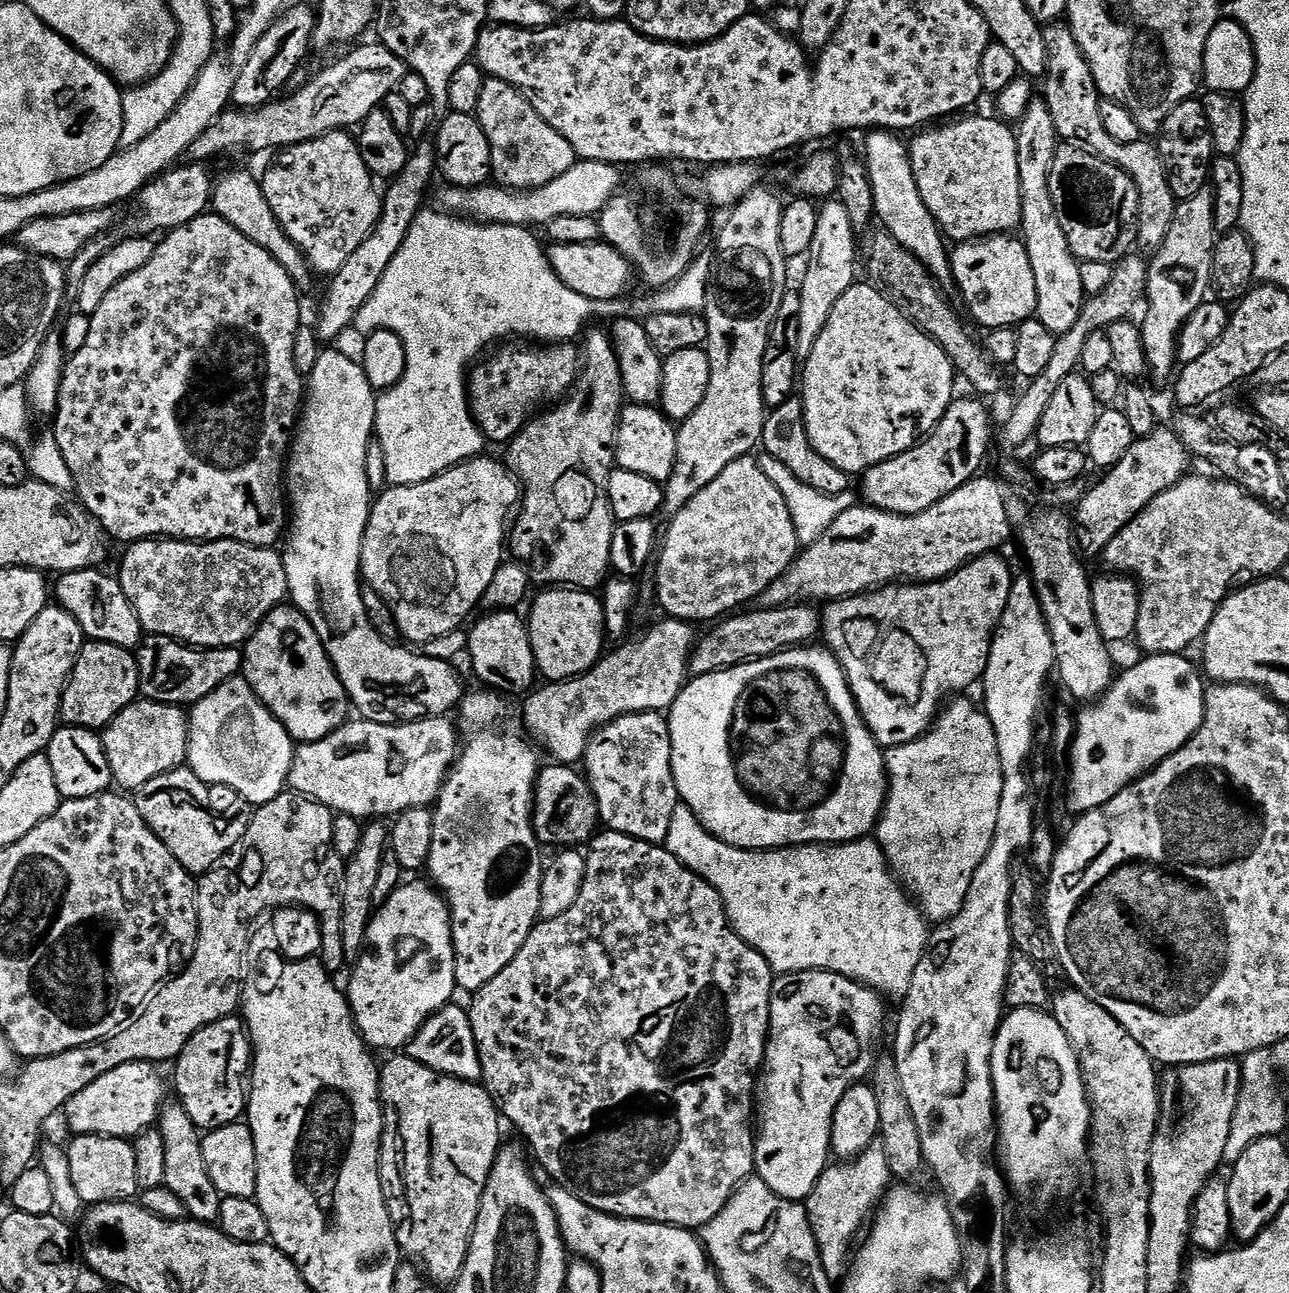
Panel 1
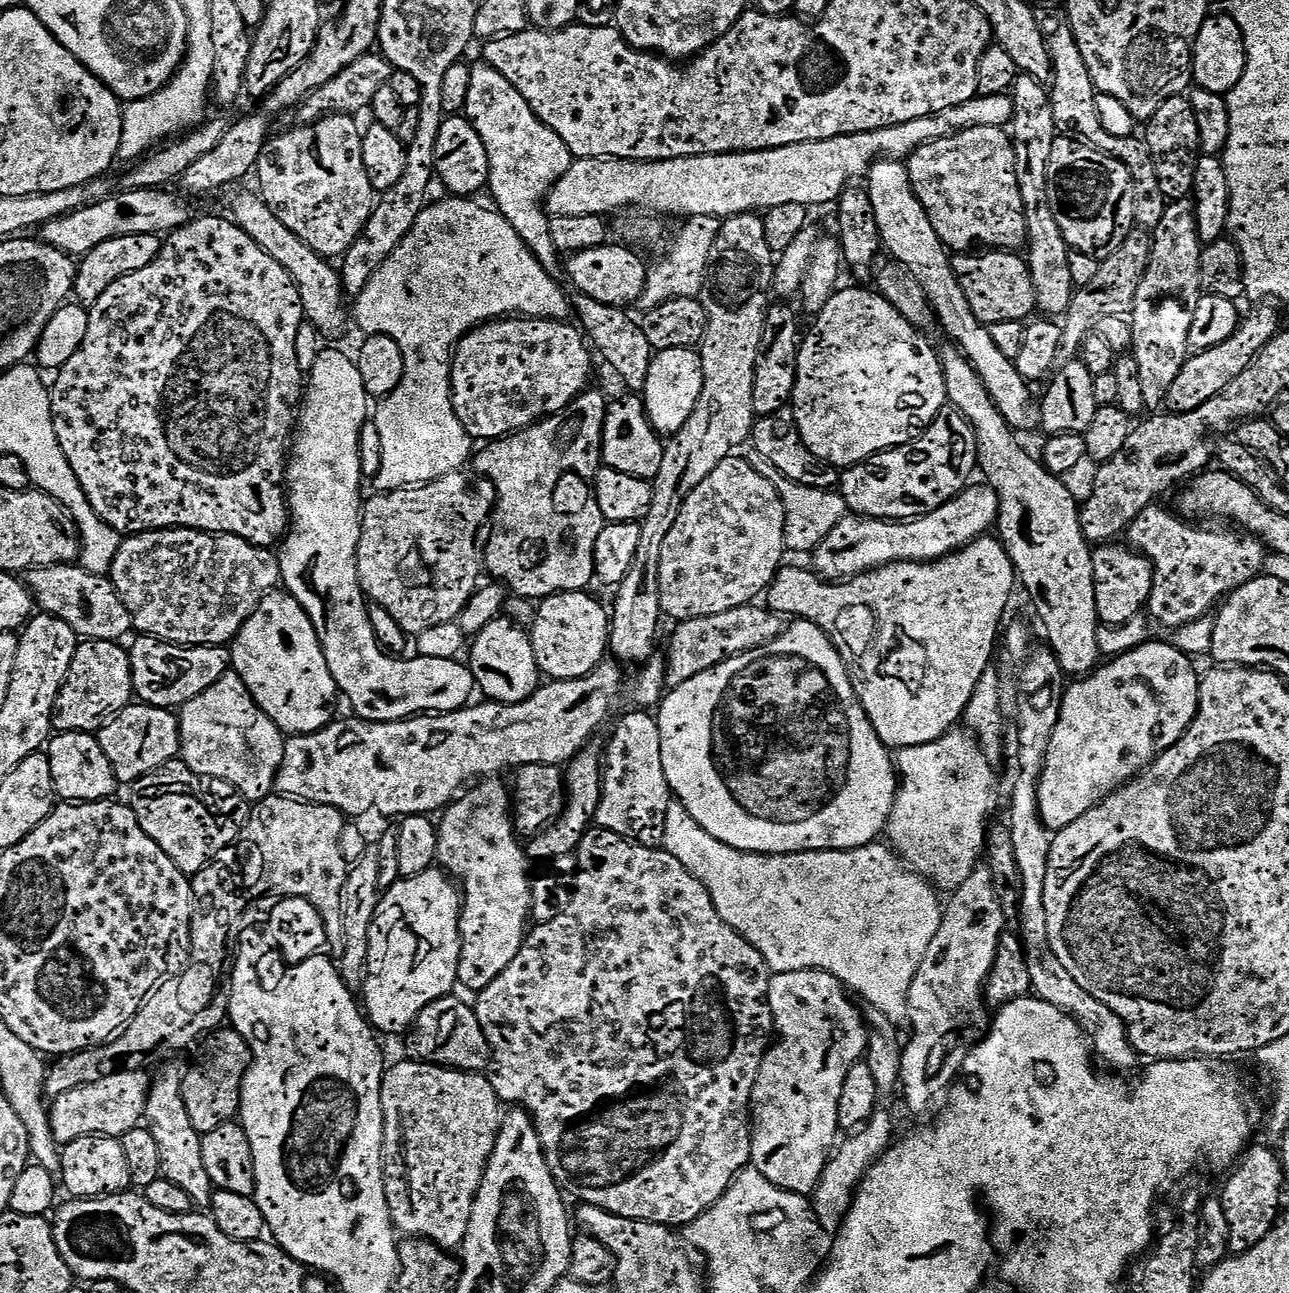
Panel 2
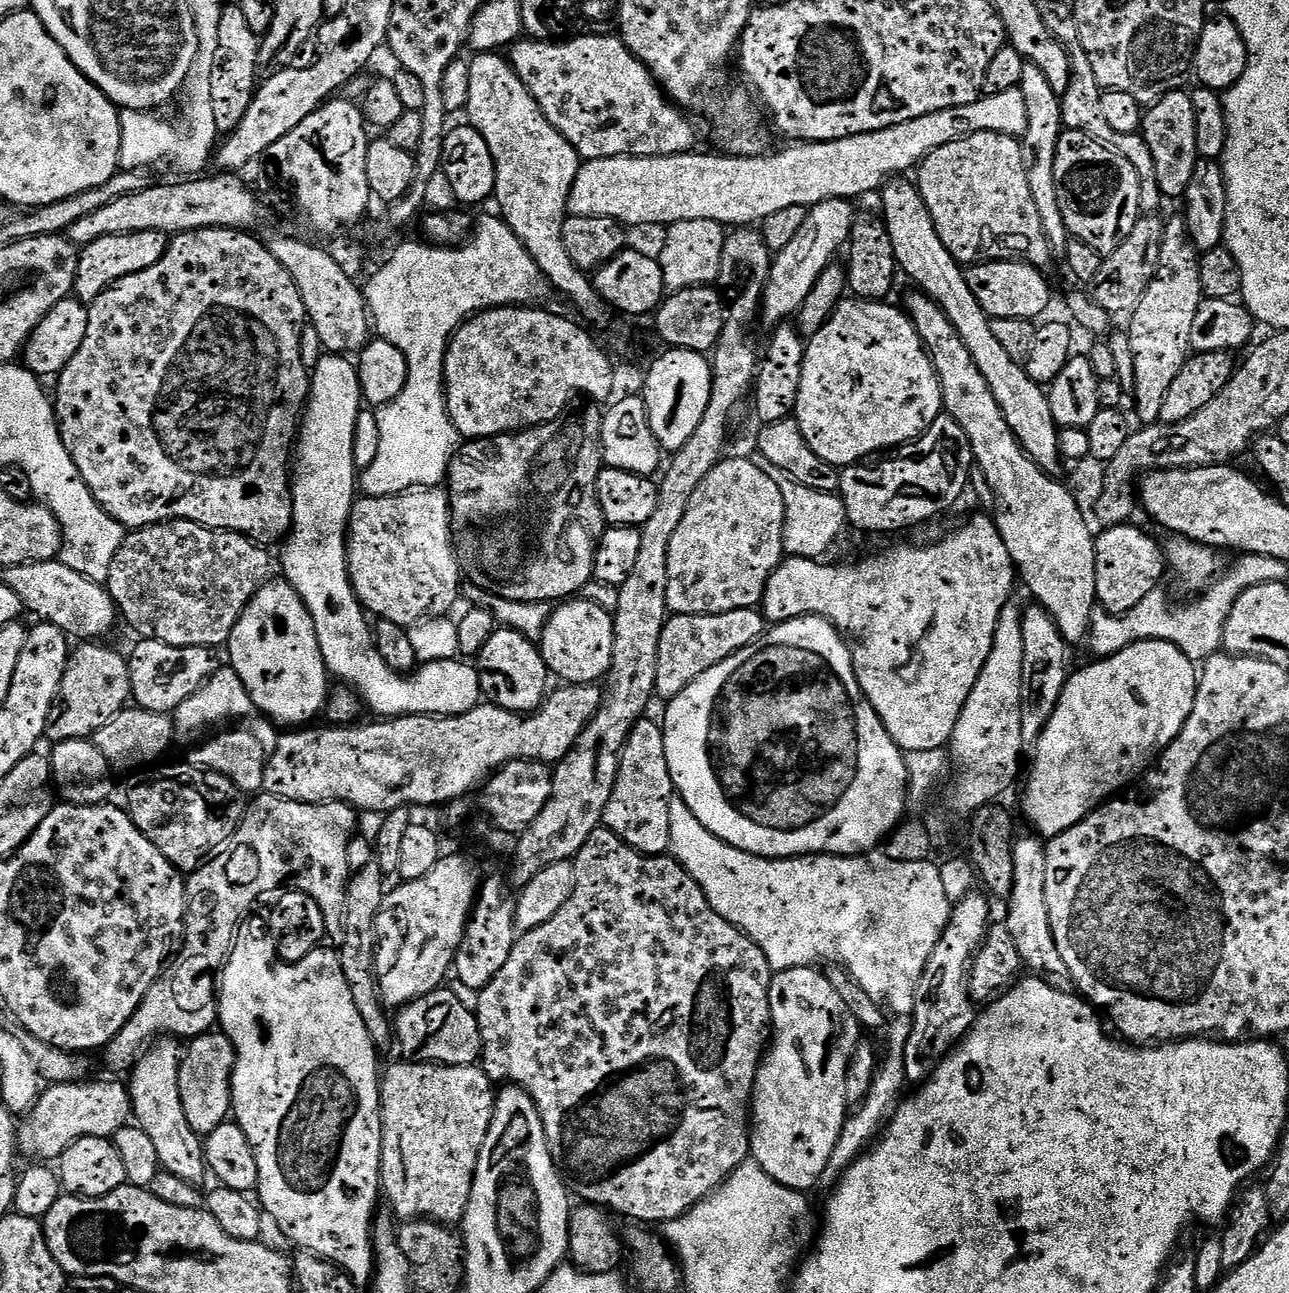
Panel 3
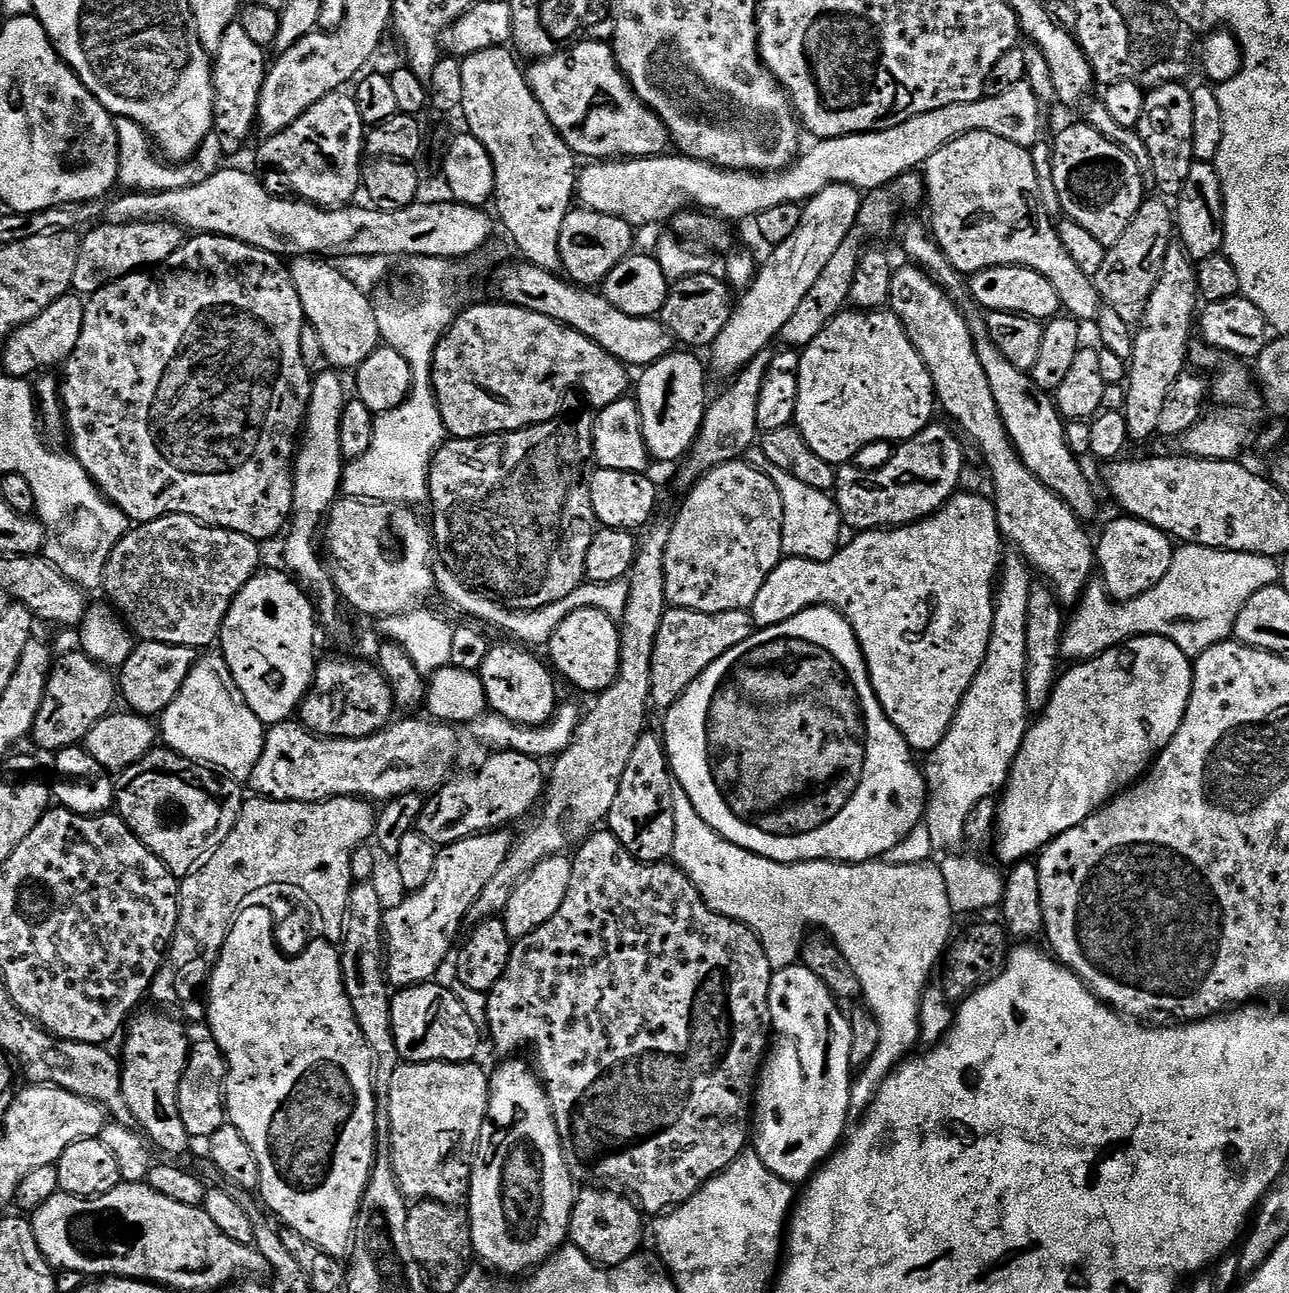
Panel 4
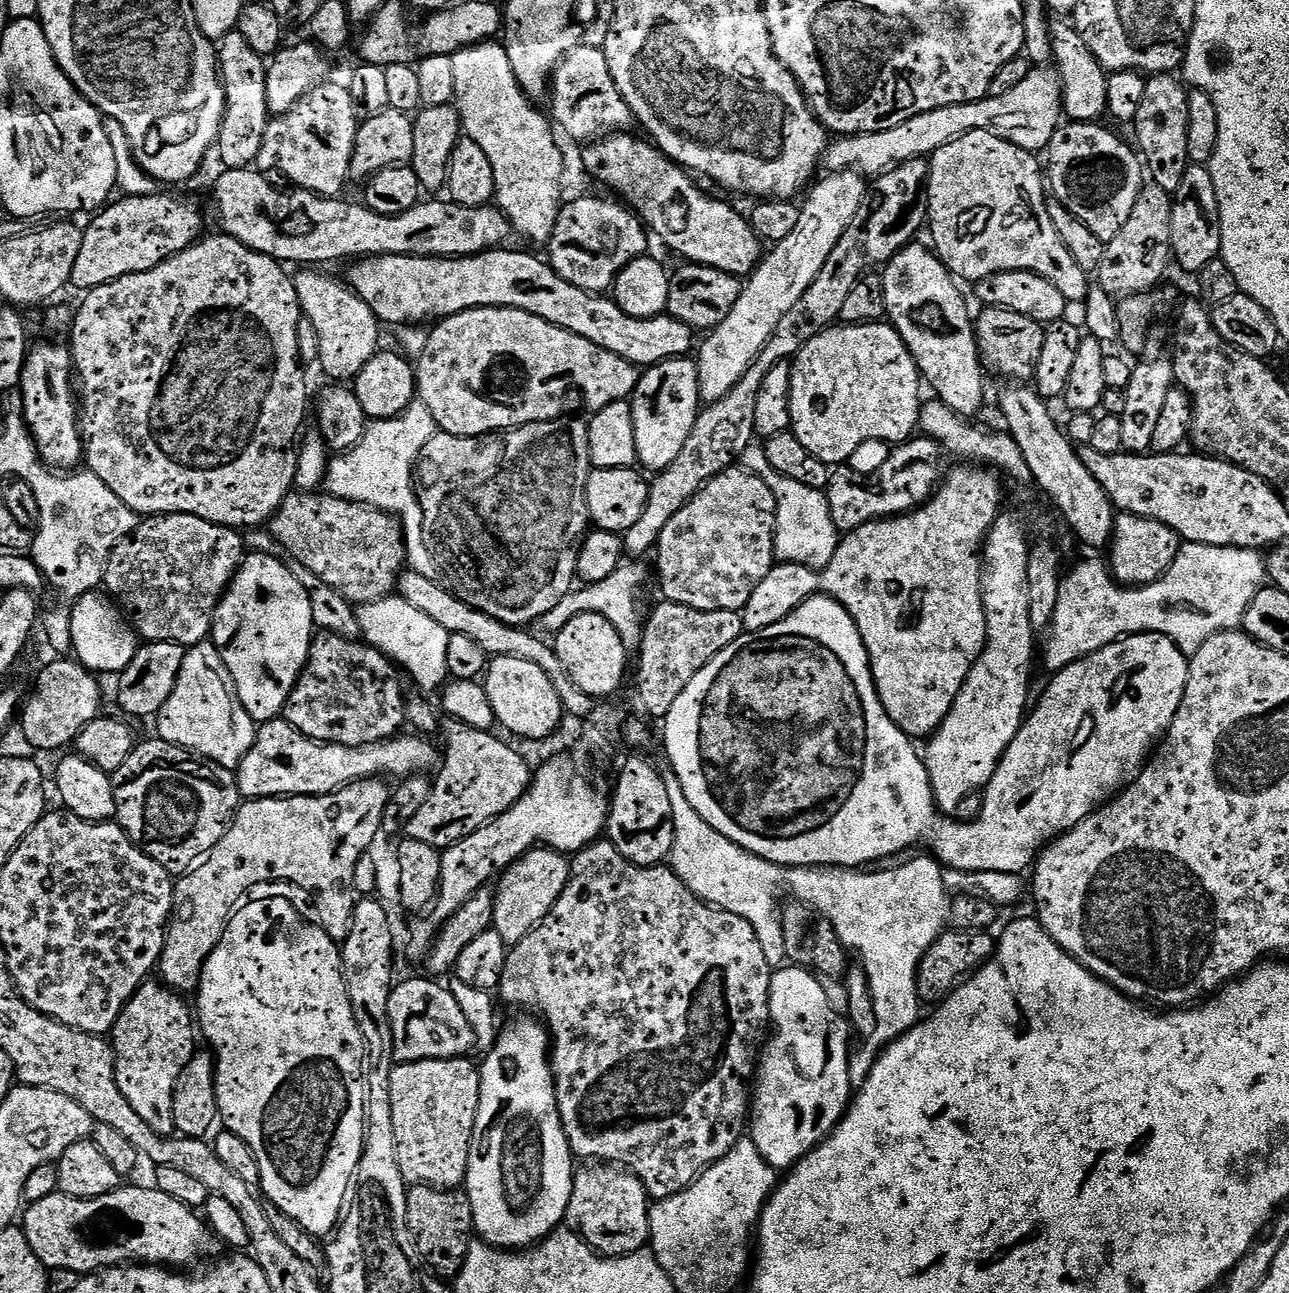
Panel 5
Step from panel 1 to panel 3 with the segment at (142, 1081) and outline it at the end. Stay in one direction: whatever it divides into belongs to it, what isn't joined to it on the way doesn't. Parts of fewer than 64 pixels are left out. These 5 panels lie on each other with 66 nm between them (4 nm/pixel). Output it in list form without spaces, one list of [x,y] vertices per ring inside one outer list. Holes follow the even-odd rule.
[[[73,1082],[45,1087],[32,1105],[30,1118],[18,1128],[18,1148],[21,1153],[36,1156],[37,1161],[52,1162],[83,1136],[111,1137],[129,1123],[132,1098],[127,1087],[120,1084]]]

